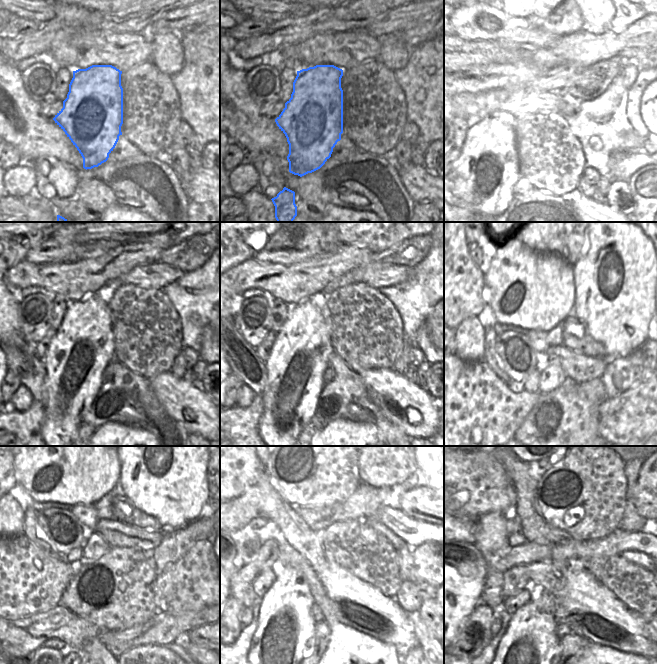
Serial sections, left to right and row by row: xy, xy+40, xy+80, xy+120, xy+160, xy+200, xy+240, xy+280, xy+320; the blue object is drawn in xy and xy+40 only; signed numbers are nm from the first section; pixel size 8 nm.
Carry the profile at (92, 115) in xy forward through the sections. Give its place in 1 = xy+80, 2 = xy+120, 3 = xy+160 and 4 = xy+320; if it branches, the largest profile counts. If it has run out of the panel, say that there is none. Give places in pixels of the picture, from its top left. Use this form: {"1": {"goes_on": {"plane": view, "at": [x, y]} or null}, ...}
{"1": {"goes_on": {"plane": "xy+80", "at": [526, 135]}}, "2": {"goes_on": {"plane": "xy+120", "at": [83, 346]}}, "3": {"goes_on": {"plane": "xy+160", "at": [300, 355]}}, "4": {"goes_on": {"plane": "xy+320", "at": [530, 649]}}}

